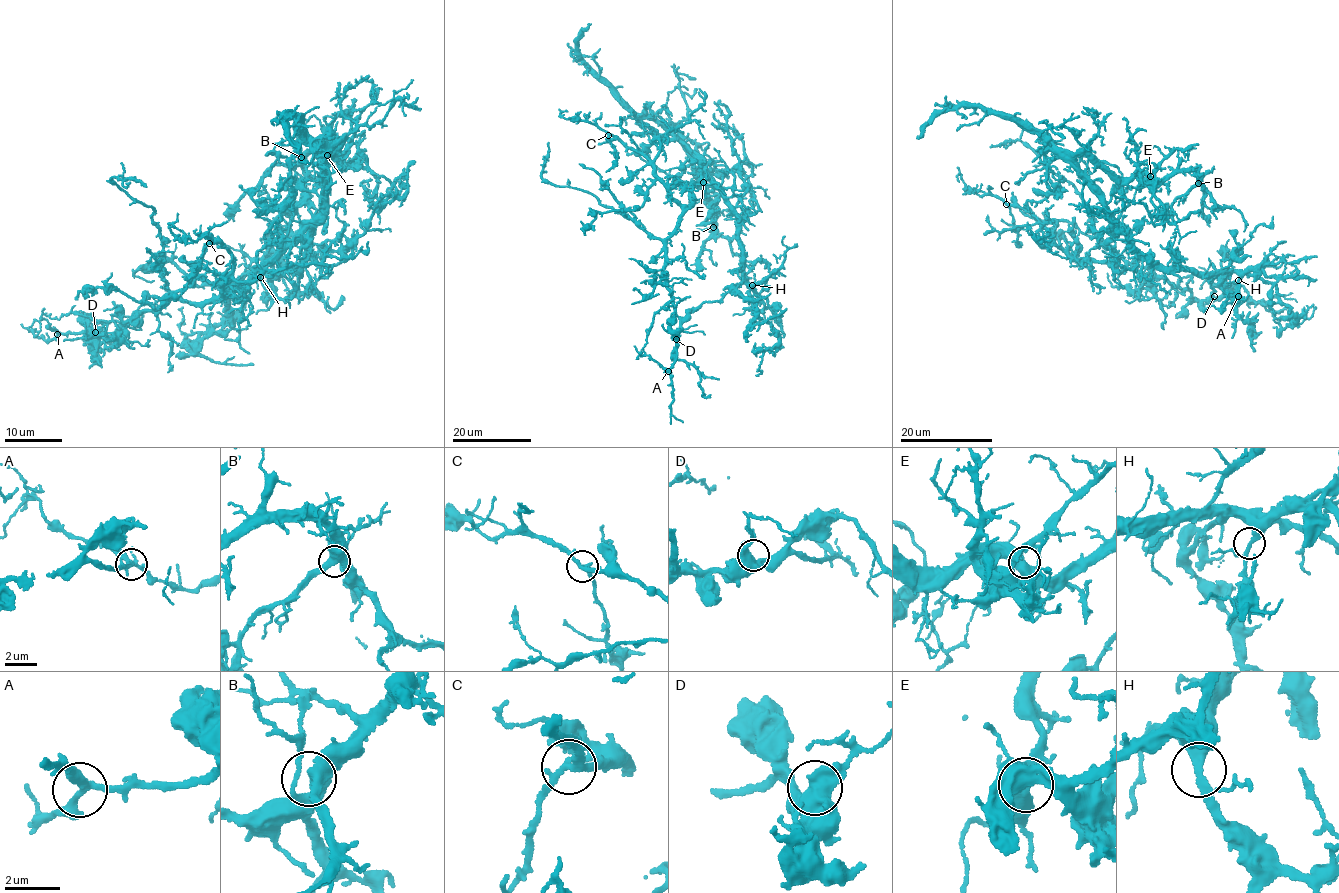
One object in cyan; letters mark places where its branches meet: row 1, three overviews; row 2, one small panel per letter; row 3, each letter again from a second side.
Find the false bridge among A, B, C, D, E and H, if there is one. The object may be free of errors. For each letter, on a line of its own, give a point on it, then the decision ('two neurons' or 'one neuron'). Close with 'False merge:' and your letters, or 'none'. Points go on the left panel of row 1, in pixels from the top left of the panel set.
A: at (57, 334); one neuron
B: at (301, 157); one neuron
C: at (209, 243); one neuron
D: at (95, 332); one neuron
E: at (327, 155); one neuron
H: at (260, 277); one neuron
False merge: none

